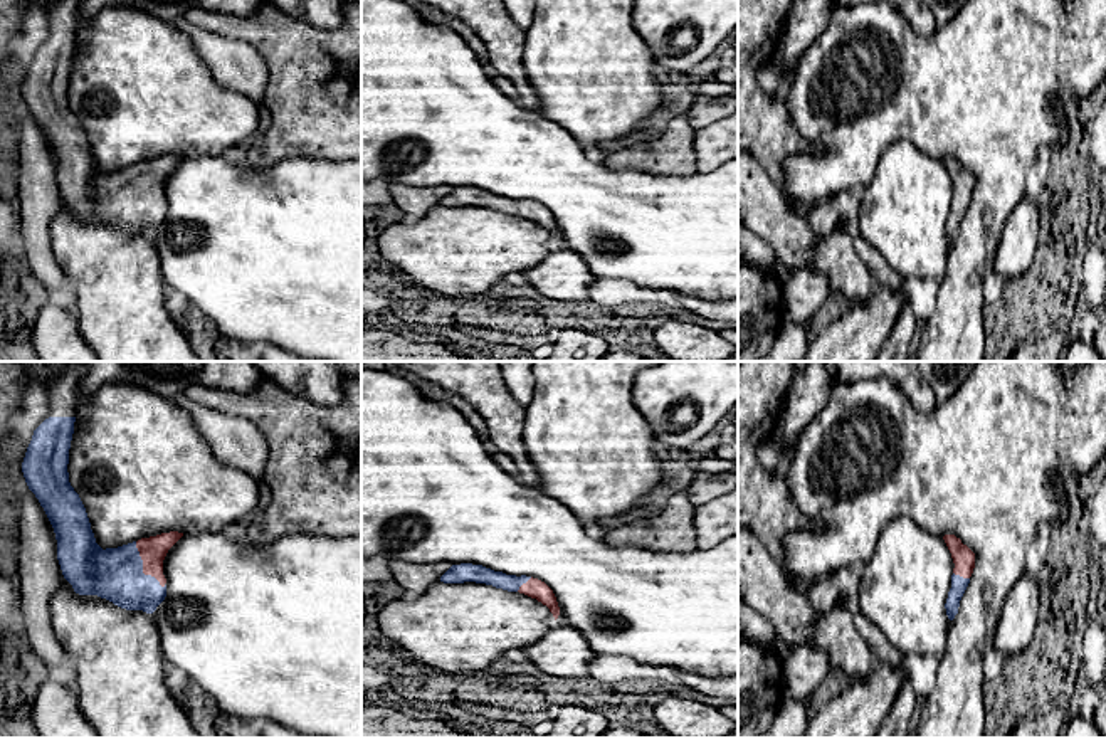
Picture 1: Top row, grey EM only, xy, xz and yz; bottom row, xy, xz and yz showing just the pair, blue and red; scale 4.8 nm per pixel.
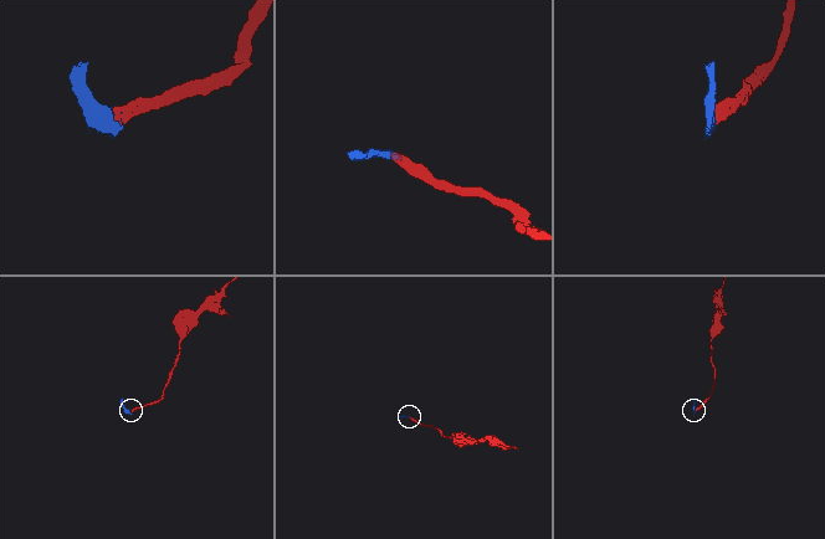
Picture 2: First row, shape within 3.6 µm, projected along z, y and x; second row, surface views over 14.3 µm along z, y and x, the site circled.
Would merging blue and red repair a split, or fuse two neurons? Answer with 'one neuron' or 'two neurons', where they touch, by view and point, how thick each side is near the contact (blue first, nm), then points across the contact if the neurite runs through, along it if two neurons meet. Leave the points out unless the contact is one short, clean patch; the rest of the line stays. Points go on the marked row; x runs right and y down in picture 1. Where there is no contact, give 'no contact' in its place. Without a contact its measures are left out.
one neuron; contact xy (142, 567); calibres 260 and 130 nm; way xy (115, 574), (131, 574), (142, 567), (152, 550)

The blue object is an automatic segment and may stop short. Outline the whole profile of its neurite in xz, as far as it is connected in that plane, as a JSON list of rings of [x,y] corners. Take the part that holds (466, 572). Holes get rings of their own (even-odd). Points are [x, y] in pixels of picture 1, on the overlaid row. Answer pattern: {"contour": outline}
{"contour": [[[461,563],[461,565],[452,565],[440,577],[440,582],[444,583],[476,582],[476,583],[492,585],[496,588],[503,588],[508,592],[519,592],[546,605],[553,614],[555,620],[560,615],[560,607],[553,590],[545,582],[533,577],[506,575],[503,572],[494,572],[491,568],[486,568],[482,565]]]}

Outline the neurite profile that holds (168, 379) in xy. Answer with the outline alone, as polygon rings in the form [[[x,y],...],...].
[[[91,361],[77,383],[77,402],[108,383],[131,383],[165,398],[178,398],[192,385],[254,392],[264,372],[254,361]]]

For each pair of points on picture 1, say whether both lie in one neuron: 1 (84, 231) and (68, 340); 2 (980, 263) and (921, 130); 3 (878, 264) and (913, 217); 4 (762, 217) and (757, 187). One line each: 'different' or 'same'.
1: different
2: same
3: different
4: same

